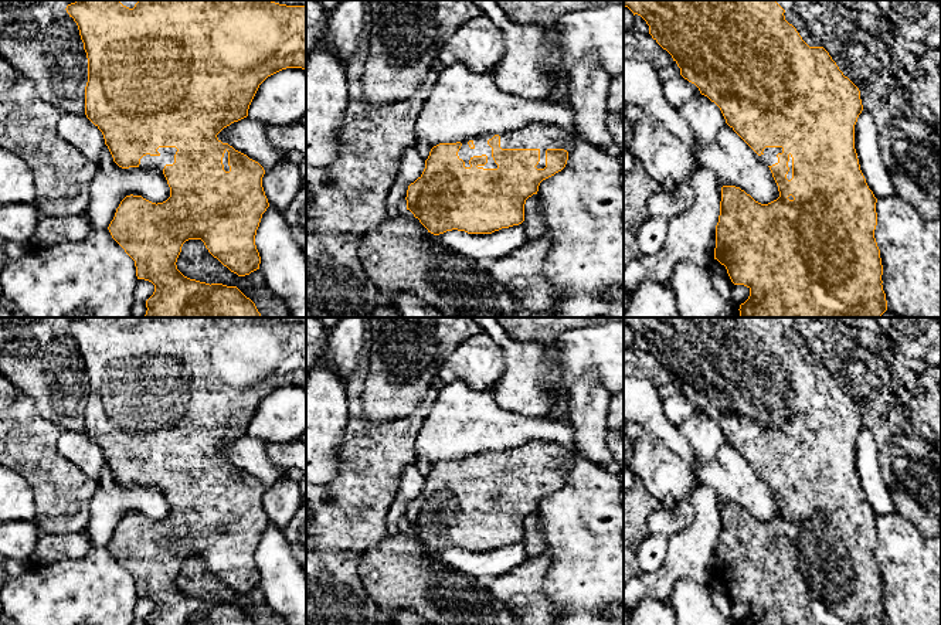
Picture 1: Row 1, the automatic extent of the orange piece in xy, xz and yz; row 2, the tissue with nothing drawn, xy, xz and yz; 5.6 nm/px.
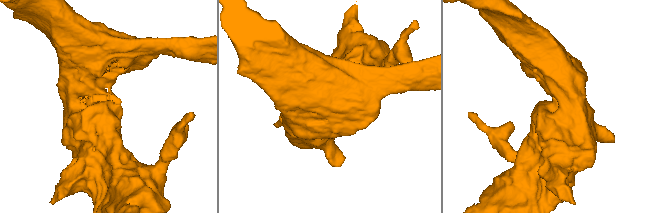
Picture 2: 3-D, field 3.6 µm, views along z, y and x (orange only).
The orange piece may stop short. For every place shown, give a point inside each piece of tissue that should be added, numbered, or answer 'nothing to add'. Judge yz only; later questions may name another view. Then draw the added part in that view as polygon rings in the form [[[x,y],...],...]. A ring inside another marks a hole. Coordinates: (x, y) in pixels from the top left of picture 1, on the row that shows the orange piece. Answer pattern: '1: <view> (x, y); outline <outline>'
1: yz (770, 158); outline [[[765,147],[762,154],[758,157],[765,166],[772,166],[778,163],[778,153],[782,153],[782,147]]]

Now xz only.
1: xz (481, 142); outline [[[485,135],[485,136],[478,136],[475,139],[468,139],[461,142],[462,146],[458,152],[459,159],[465,162],[465,167],[470,167],[469,160],[473,156],[488,156],[488,163],[485,166],[478,166],[483,169],[497,169],[497,164],[495,163],[492,157],[492,147],[488,145],[488,140],[492,139],[493,135]]]

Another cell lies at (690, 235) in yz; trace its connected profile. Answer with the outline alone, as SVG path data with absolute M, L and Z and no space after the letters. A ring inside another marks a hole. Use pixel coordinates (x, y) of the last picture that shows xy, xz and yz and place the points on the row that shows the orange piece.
M697 166L689 179L689 186L694 191L694 203L682 214L667 220L667 231L665 244L655 254L642 254L631 259L624 266L624 296L628 299L645 281L655 281L670 285L675 266L682 261L692 261L706 268L714 258L716 248L716 225L720 215L721 184L716 174Z

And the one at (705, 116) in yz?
M701 94L686 101L679 112L690 123L697 146L709 143L727 125L720 108Z

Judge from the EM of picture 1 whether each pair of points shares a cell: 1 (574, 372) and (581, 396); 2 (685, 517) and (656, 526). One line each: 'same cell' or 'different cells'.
1: different cells
2: same cell

